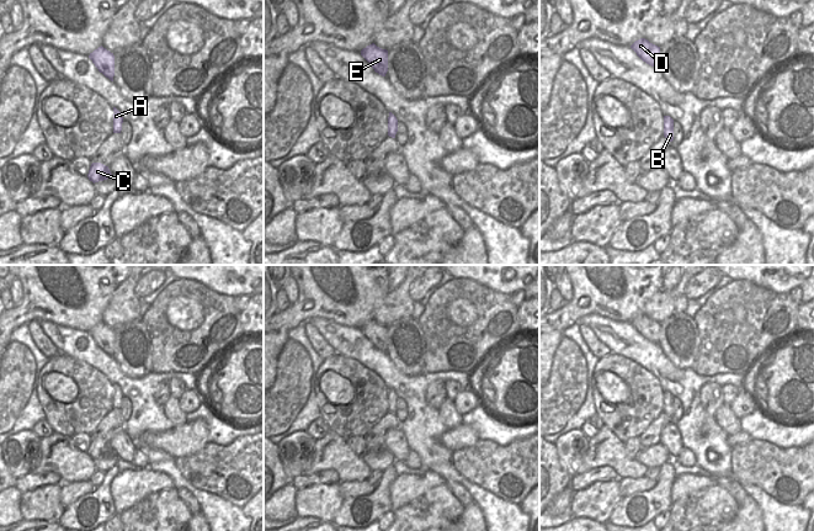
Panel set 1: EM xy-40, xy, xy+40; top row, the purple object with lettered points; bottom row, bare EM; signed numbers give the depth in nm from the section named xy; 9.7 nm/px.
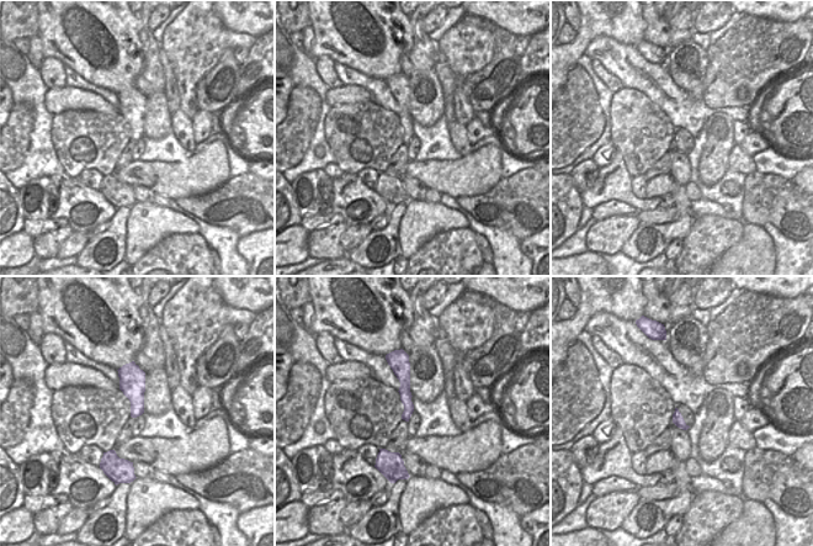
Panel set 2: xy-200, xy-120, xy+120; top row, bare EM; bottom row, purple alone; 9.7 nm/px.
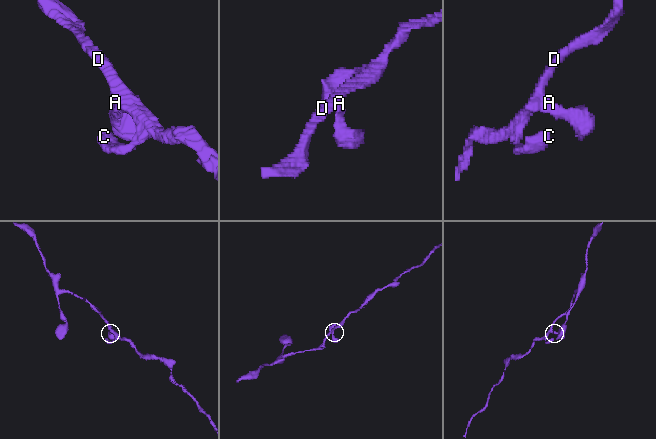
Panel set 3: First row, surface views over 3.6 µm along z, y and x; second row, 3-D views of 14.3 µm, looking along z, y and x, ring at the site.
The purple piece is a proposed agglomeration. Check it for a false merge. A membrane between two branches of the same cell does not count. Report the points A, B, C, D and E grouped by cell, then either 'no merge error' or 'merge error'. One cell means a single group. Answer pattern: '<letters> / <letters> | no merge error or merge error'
A B C D E | no merge error

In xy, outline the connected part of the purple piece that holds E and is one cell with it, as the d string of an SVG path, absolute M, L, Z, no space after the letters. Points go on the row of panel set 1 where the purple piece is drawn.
M374 43L361 51L361 55L371 64L376 73L385 76L388 71L388 51L377 47Z

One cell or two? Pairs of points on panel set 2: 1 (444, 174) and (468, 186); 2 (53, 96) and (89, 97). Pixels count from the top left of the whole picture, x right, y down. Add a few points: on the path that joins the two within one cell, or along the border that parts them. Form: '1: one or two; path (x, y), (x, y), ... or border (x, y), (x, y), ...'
1: one; path (450, 178), (462, 180)
2: one; path (62, 97), (80, 97)

